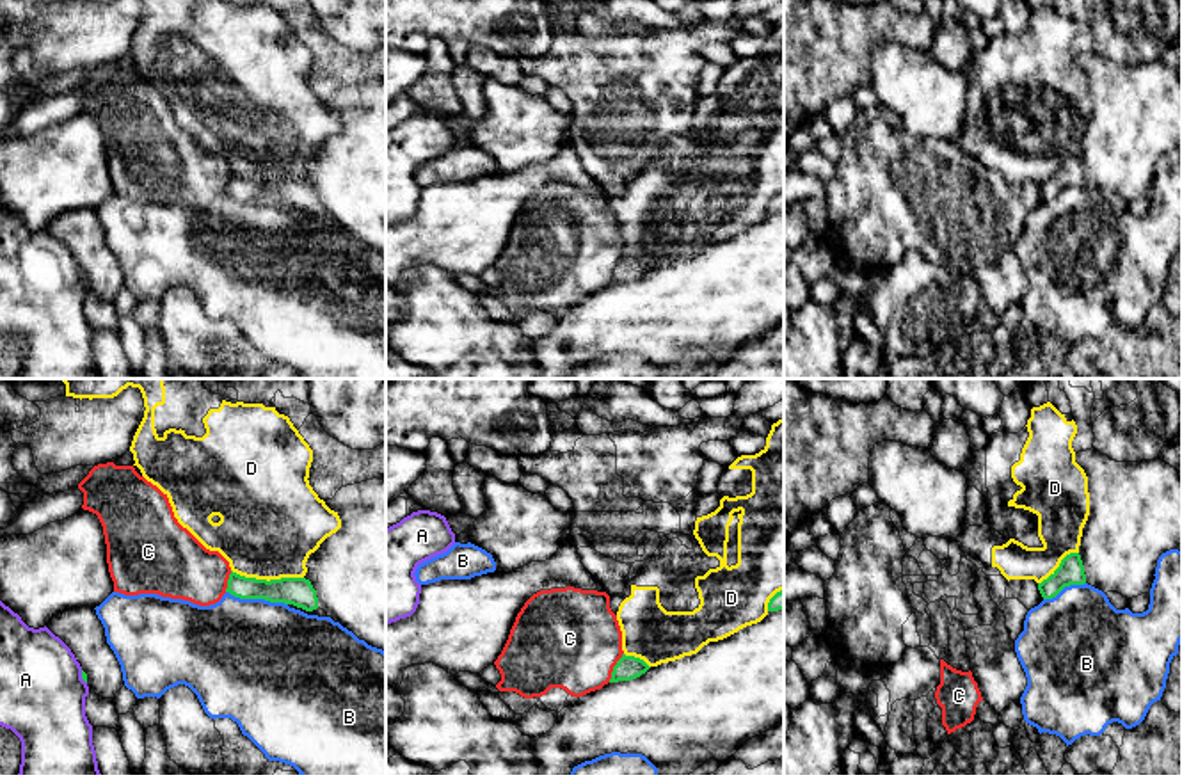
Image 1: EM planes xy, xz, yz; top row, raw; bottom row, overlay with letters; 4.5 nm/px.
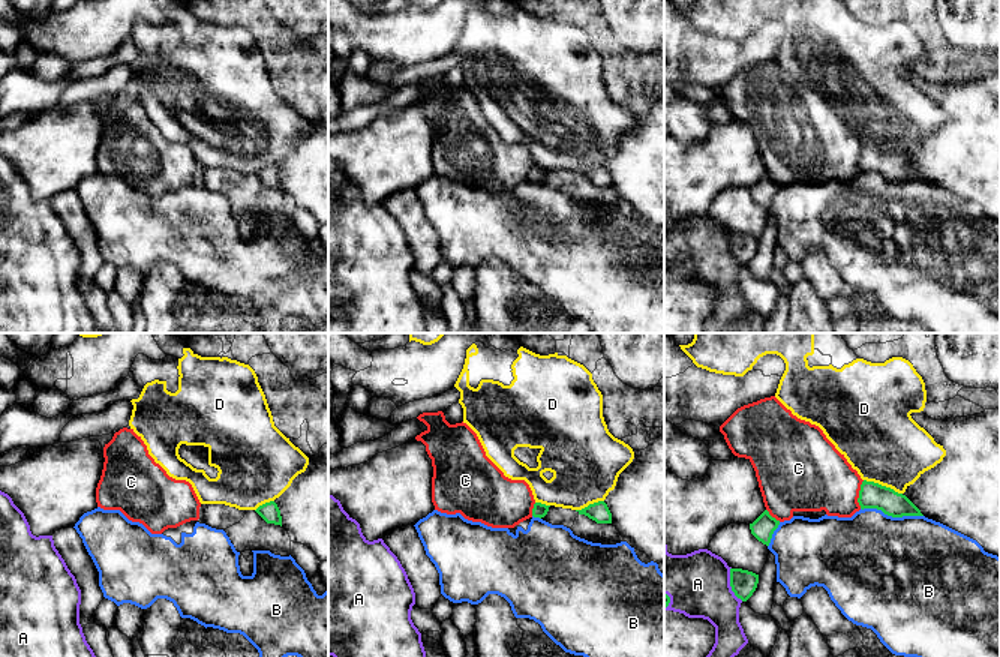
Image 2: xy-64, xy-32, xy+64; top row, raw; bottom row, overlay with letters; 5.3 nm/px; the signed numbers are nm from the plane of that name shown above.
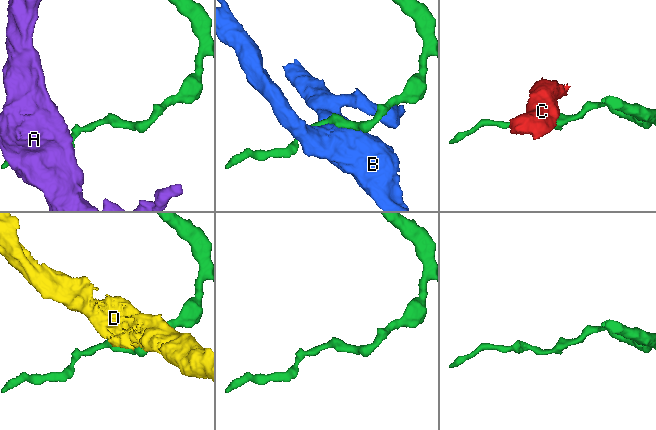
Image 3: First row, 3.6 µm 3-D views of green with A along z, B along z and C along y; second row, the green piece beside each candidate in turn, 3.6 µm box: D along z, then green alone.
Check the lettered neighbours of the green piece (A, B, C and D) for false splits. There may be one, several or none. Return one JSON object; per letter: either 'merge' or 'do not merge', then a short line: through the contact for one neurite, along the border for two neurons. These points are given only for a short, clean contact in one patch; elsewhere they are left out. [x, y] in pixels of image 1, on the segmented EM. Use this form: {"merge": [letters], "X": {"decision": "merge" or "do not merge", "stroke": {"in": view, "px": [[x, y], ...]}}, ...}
{"merge": [], "A": {"decision": "do not merge"}, "B": {"decision": "do not merge"}, "C": {"decision": "do not merge"}, "D": {"decision": "do not merge"}}

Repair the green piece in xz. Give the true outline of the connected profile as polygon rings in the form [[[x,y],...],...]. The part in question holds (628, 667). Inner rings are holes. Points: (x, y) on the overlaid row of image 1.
[[[622,654],[622,658],[613,667],[610,683],[636,679],[649,668],[651,667],[643,659]]]

